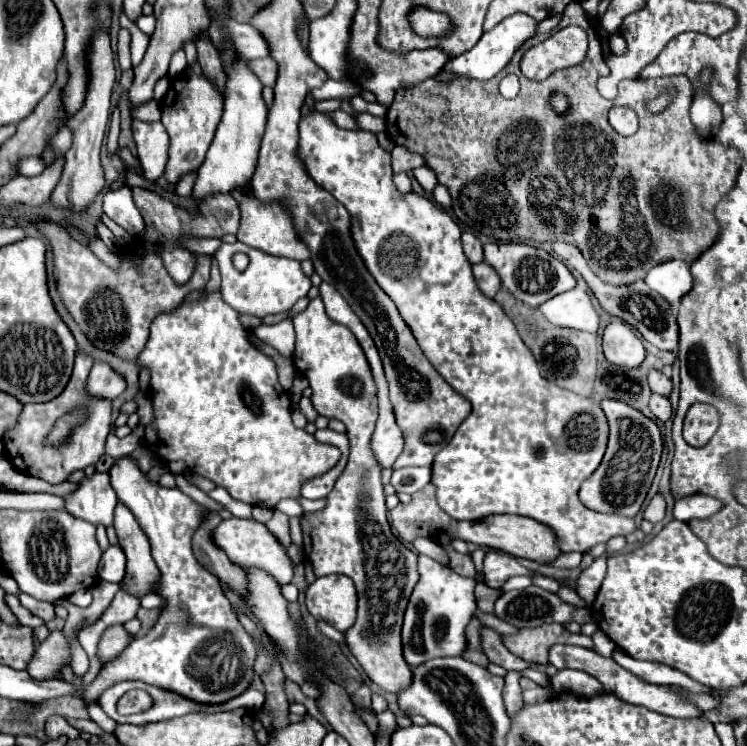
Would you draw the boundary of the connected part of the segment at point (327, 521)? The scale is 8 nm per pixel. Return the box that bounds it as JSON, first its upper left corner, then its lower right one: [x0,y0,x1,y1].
[294,297,418,693]

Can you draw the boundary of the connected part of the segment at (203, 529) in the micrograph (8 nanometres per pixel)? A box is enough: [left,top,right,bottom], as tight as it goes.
[192,511,246,601]

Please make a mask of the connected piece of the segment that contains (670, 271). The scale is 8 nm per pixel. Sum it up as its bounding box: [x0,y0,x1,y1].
[644,259,694,309]

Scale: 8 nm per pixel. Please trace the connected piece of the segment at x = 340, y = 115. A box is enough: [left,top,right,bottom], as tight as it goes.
[330,111,360,129]

